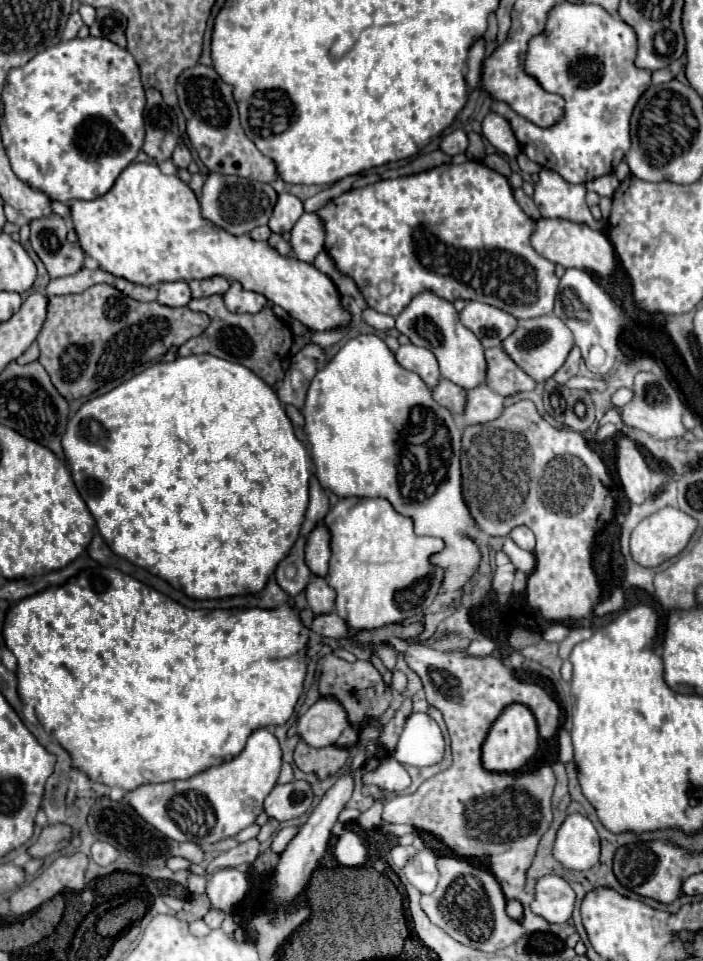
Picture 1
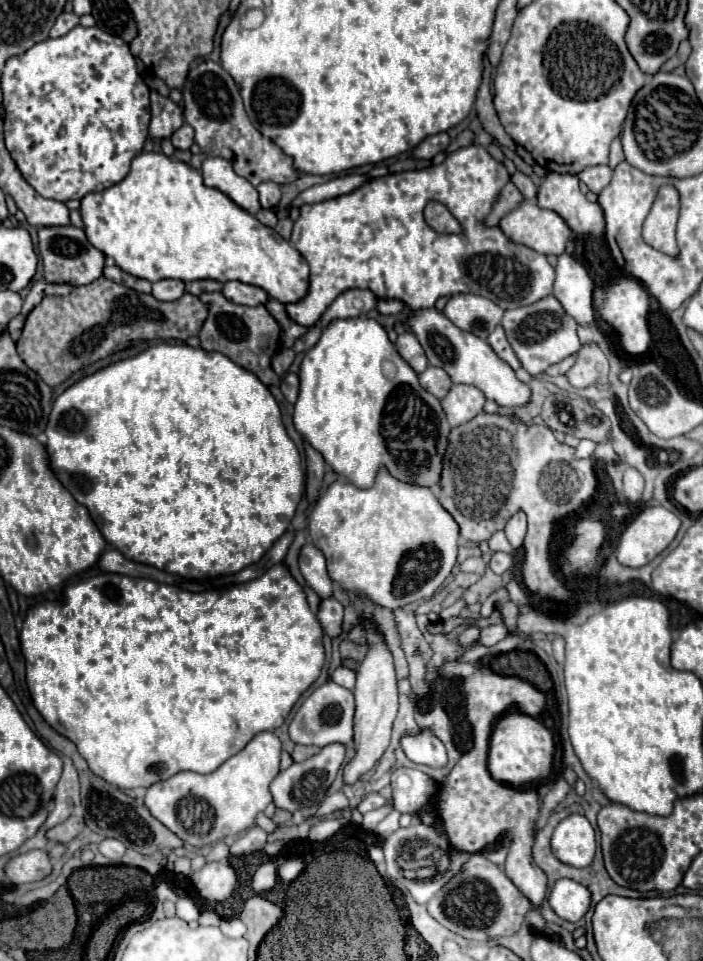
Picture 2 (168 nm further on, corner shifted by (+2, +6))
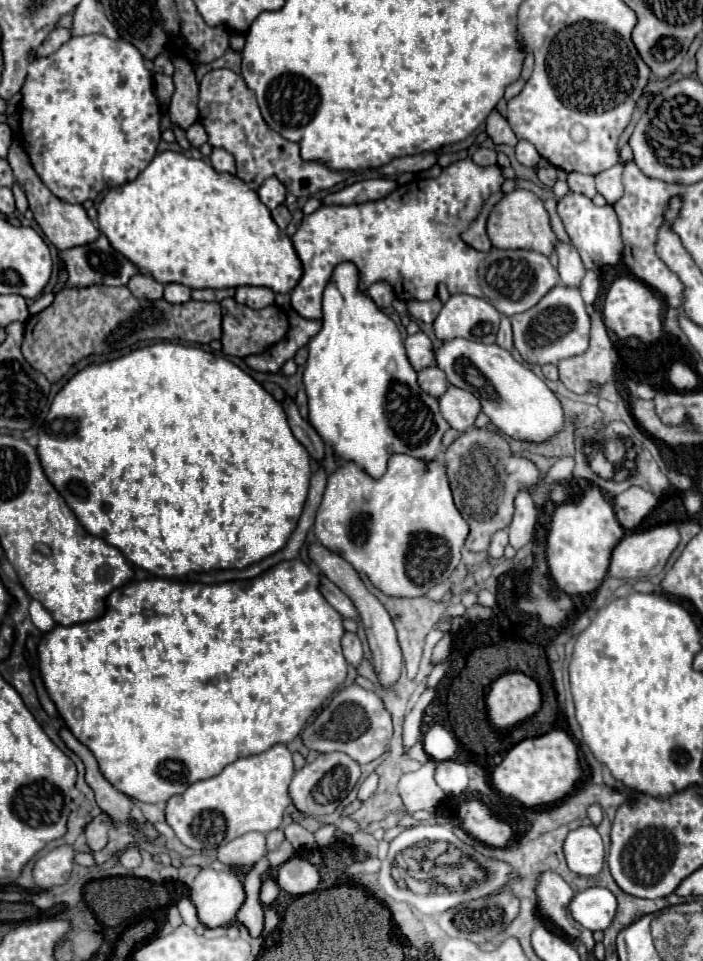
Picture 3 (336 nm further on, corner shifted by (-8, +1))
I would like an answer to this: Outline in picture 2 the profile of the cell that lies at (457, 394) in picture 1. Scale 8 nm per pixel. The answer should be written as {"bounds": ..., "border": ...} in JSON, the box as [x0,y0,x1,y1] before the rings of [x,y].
{"bounds":[419,366,453,398],"border":[[[429,366],[425,372],[421,372],[419,382],[425,390],[429,390],[437,398],[443,398],[443,394],[447,394],[447,390],[451,390],[451,386],[453,386],[451,378],[447,378],[447,372],[443,368],[435,368],[435,366]]]}

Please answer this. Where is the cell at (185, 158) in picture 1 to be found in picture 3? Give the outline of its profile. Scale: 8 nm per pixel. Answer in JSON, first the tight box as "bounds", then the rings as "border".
{"bounds":[187,121,207,147],"border":[[[197,121],[197,123],[193,123],[189,129],[187,129],[187,139],[189,139],[189,143],[193,145],[193,147],[201,147],[205,141],[207,141],[207,133],[205,133],[205,129],[203,129],[203,125]]]}

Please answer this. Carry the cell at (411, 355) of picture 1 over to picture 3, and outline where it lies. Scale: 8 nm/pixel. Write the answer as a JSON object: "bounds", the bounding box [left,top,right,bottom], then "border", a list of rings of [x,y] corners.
{"bounds":[405,331,435,371],"border":[[[419,331],[415,335],[407,335],[405,349],[407,349],[409,363],[413,365],[415,371],[421,371],[421,369],[429,367],[433,363],[433,359],[435,359],[433,343],[431,343],[431,339],[423,331]]]}

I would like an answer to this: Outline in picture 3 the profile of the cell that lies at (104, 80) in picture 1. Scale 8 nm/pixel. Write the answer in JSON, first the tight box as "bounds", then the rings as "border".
{"bounds":[21,35,161,203],"border":[[[105,35],[71,37],[53,55],[29,65],[21,93],[23,147],[41,181],[67,203],[83,203],[95,199],[101,189],[133,181],[157,153],[161,129],[151,71],[137,47],[127,41],[113,41]]]}

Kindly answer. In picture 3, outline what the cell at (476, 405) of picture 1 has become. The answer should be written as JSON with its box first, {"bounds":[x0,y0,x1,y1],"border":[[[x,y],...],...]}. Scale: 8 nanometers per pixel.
{"bounds":[439,385,481,431],"border":[[[449,385],[445,395],[439,397],[439,409],[453,429],[467,431],[481,413],[481,403],[473,393]]]}

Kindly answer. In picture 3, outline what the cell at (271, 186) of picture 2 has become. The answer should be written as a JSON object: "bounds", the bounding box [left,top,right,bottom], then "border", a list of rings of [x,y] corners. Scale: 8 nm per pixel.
{"bounds":[257,177,287,209],"border":[[[277,177],[265,179],[265,183],[259,187],[257,193],[259,193],[261,201],[267,205],[267,209],[275,209],[277,205],[281,205],[285,201],[285,195],[287,195],[283,183]]]}

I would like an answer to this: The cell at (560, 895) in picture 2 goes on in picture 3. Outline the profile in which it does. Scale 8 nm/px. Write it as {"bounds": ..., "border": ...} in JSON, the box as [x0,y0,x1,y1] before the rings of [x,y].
{"bounds":[571,887,617,931],"border":[[[589,887],[571,901],[571,913],[577,923],[589,931],[605,931],[617,911],[617,899],[609,889]]]}

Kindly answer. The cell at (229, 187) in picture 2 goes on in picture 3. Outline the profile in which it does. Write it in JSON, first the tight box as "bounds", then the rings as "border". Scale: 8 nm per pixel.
{"bounds":[211,149,235,173],"border":[[[213,149],[211,153],[211,165],[215,171],[221,173],[235,173],[235,159],[231,153],[227,153],[225,149]]]}

